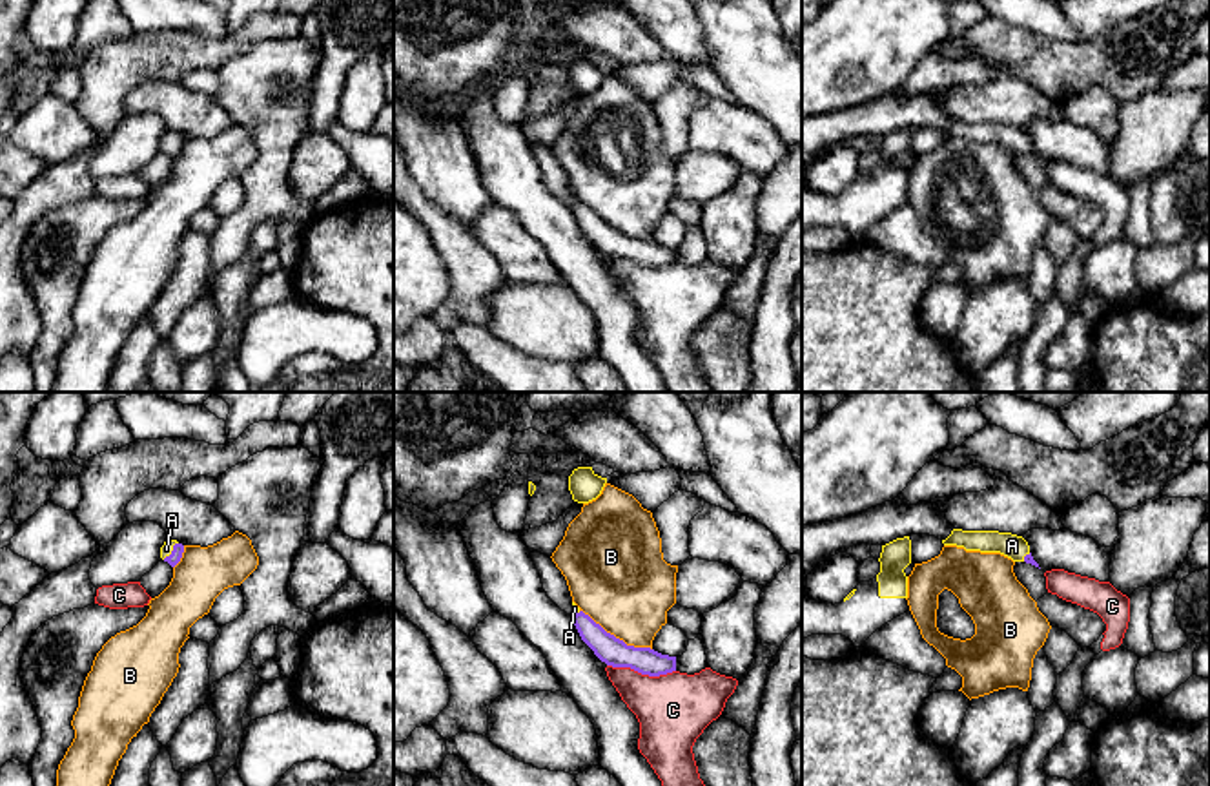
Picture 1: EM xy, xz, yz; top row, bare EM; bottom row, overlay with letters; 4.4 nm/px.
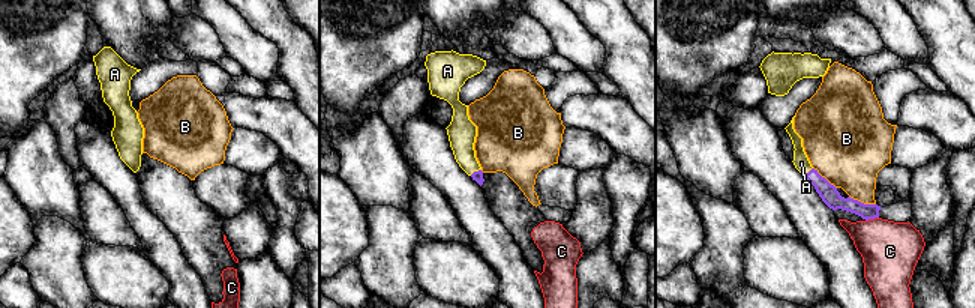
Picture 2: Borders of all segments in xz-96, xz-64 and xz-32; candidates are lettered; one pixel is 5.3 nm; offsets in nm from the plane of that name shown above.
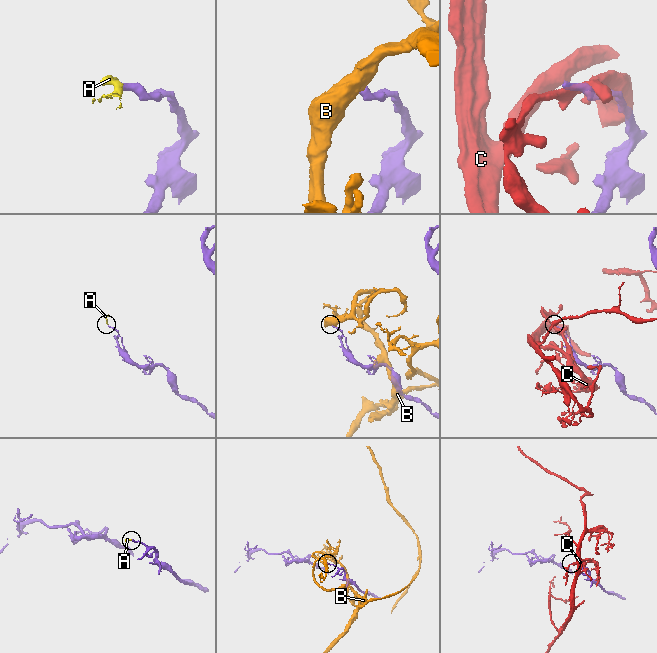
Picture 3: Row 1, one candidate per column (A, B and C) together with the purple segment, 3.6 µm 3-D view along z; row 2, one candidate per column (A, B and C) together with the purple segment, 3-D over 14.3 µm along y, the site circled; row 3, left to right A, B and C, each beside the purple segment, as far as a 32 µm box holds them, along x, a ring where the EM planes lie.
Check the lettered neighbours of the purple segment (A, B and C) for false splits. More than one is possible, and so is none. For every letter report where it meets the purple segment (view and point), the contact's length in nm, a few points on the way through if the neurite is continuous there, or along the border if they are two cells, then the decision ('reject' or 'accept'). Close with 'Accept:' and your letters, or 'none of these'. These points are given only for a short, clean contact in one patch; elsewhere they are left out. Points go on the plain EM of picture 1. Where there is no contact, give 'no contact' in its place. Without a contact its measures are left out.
A: meets purple in xy at (172, 143); contact 100 nm long; runs through xy (174, 150), (172, 143), (166, 141); accept
B: meets purple in xz at (615, 228); contact 360 nm long; border along xz (580, 201), (627, 236), (651, 241); reject
C: meets purple in xz at (642, 265); contact 300 nm long; reject
Accept: A

